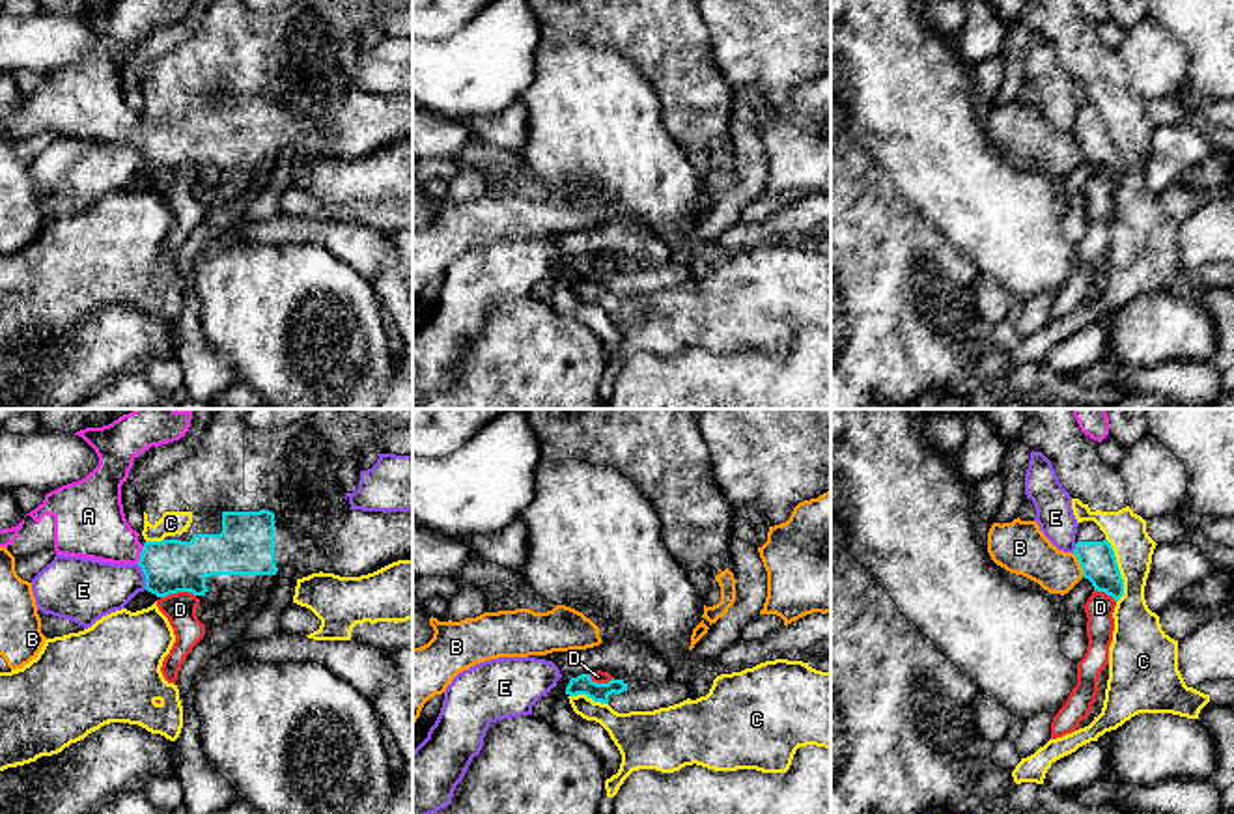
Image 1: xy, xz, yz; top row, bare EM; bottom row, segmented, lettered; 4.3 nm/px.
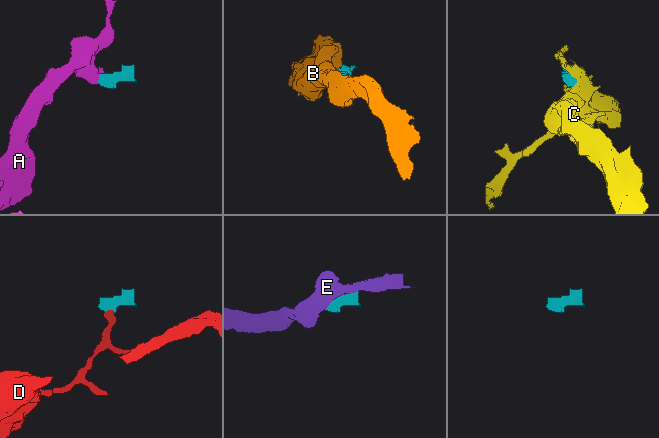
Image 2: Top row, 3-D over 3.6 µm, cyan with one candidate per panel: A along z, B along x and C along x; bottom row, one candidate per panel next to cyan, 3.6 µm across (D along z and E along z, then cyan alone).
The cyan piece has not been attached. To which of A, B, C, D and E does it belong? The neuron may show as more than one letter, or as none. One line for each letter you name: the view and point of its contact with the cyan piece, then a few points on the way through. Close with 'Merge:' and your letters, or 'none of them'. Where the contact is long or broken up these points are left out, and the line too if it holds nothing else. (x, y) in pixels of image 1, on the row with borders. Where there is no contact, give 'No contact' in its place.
A: Touches cyan at xy (140, 555). Path across: xy (170, 566), (154, 557), (140, 555), (126, 549), (92, 523)
Merge: A

